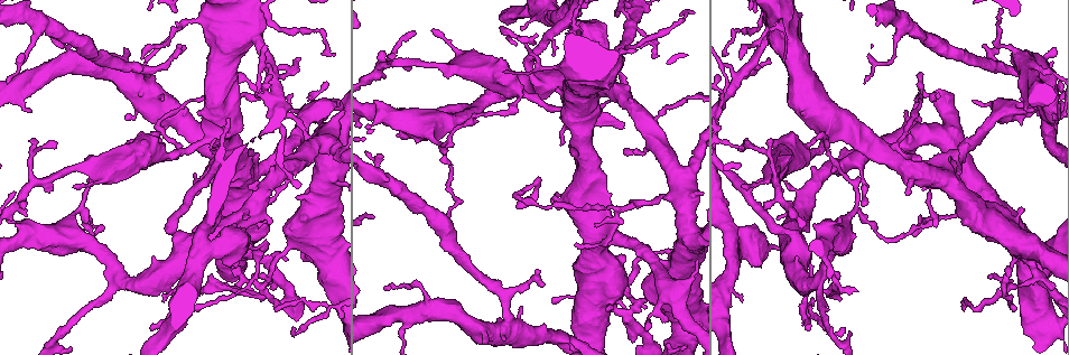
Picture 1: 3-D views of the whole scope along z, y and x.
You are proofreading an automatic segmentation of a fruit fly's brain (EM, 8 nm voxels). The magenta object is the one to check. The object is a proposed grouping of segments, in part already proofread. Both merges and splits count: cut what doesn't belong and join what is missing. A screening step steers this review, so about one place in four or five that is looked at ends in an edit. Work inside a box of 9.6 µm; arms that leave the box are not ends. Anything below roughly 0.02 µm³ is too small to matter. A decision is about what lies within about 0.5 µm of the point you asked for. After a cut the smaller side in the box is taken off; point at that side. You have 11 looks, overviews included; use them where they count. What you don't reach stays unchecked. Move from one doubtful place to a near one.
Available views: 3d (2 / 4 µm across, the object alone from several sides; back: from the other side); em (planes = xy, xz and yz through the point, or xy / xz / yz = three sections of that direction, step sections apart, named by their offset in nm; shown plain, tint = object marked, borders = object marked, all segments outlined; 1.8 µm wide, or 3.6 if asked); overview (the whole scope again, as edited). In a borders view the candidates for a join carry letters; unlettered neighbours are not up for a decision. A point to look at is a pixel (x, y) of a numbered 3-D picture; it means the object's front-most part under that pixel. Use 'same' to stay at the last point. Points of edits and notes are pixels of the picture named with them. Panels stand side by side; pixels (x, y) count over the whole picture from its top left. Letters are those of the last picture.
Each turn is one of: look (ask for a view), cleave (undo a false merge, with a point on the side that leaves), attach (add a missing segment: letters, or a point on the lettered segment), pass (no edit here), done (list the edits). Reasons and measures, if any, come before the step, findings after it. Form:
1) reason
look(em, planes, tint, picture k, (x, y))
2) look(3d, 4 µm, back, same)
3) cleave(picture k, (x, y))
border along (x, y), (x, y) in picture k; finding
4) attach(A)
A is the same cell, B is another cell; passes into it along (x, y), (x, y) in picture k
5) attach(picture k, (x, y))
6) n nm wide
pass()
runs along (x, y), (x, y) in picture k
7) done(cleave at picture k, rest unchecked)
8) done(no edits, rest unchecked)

look(3d, 2 µm, picture 1, (600, 243))

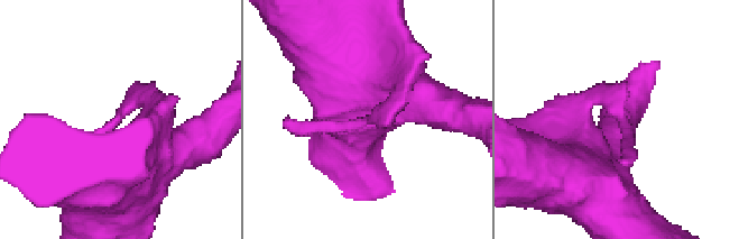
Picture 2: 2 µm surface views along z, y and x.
shape alone is not enough
look(em, xy, step 16, tint, picture 2, (368, 119))

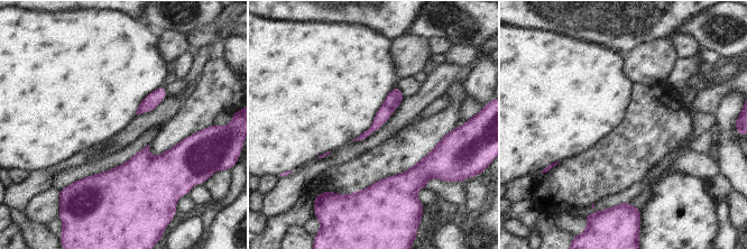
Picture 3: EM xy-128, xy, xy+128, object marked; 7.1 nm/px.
look(em, xy, step 16, borders, same)

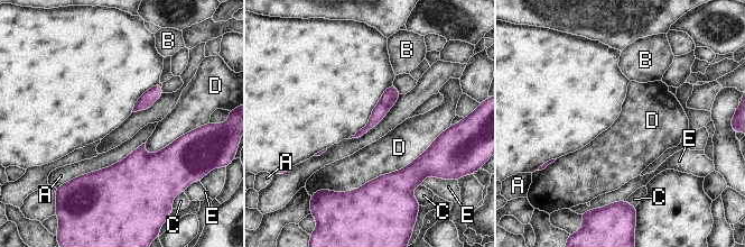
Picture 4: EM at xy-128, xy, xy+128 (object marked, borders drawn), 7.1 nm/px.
pass()
A, B, C, D and E are other cells; border along (447, 127), (402, 167), (328, 190) in picture 4; none of them fits

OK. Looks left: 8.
thick end
look(em, planes, tint, picture 1, (1033, 110))

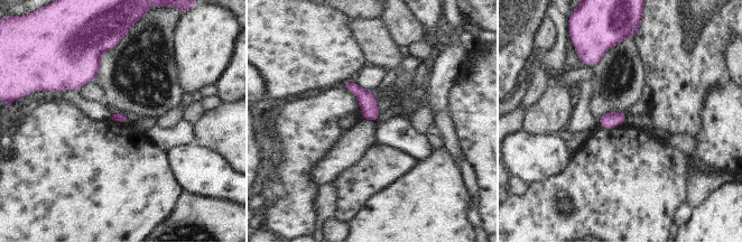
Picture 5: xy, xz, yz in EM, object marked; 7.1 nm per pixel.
what lies round it
look(em, planes, borders, same)

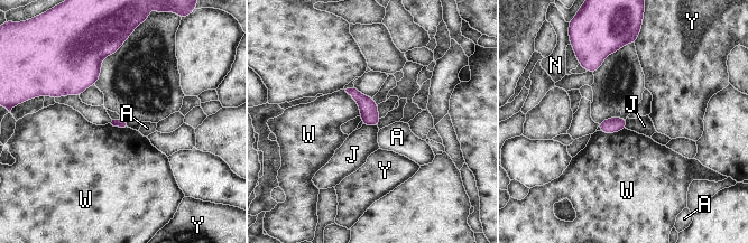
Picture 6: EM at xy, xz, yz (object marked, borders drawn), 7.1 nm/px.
pass()
A, J, N, W and Y are other cells; border along (362, 123), (369, 127), (377, 127) in picture 6; no lettered segment goes on from it

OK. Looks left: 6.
tapers out
look(em, xz, step 16, tint, picture 1, (74, 186))

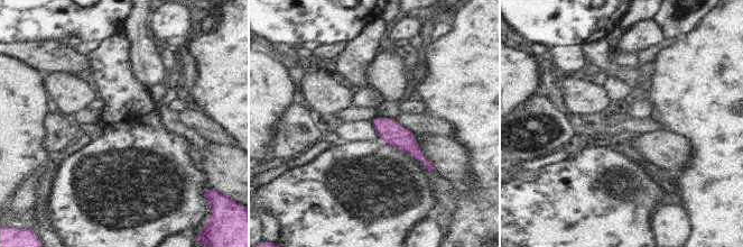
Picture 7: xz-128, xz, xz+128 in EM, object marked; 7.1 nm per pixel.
cut it another way
look(em, planes, borders, same)

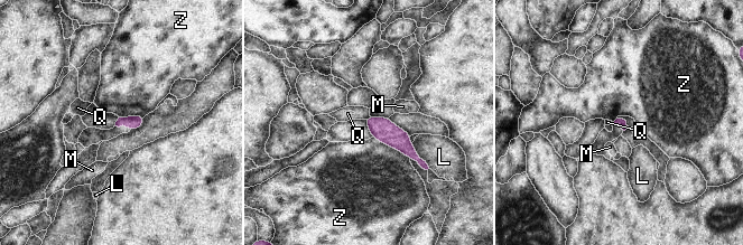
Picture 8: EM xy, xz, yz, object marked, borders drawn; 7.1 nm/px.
pass()
L, M, Q and Z are other cells; border along (370, 116), (364, 119) in picture 8; no lettered segment goes on from it

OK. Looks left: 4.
an open end
look(em, xy, step 16, tint, picture 1, (193, 175))

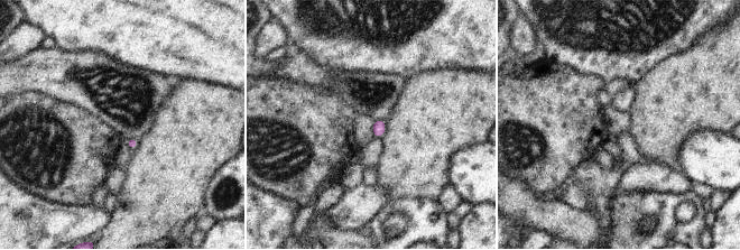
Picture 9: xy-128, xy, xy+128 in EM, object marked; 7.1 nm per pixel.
look(em, planes, borders, same)

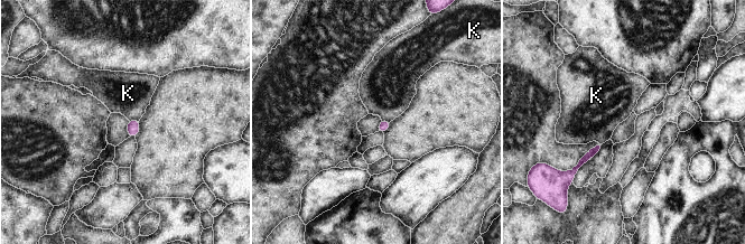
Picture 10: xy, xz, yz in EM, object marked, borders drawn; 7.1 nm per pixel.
pass()
K is another cell; border along (128, 119), (139, 120) in picture 10; no lettered segment goes on from it

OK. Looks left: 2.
thin end
look(em, planes, tint, picture 1, (299, 59))

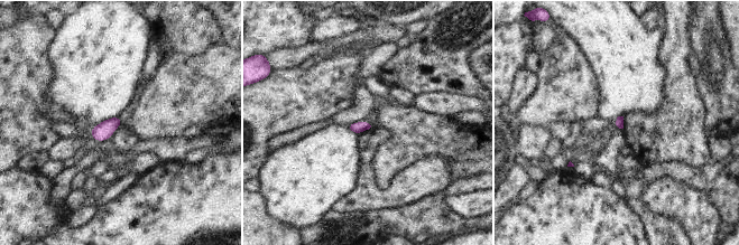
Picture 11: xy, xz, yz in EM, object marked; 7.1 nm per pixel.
look(em, planes, borders, same)

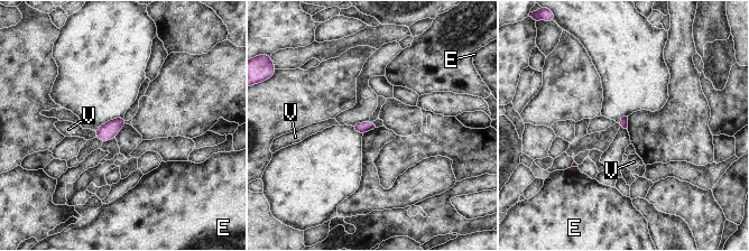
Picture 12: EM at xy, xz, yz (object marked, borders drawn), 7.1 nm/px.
V touches over 40 nm
pass()
E and V are other cells; none of them fits

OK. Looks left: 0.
done(no edits, rest unchecked)

